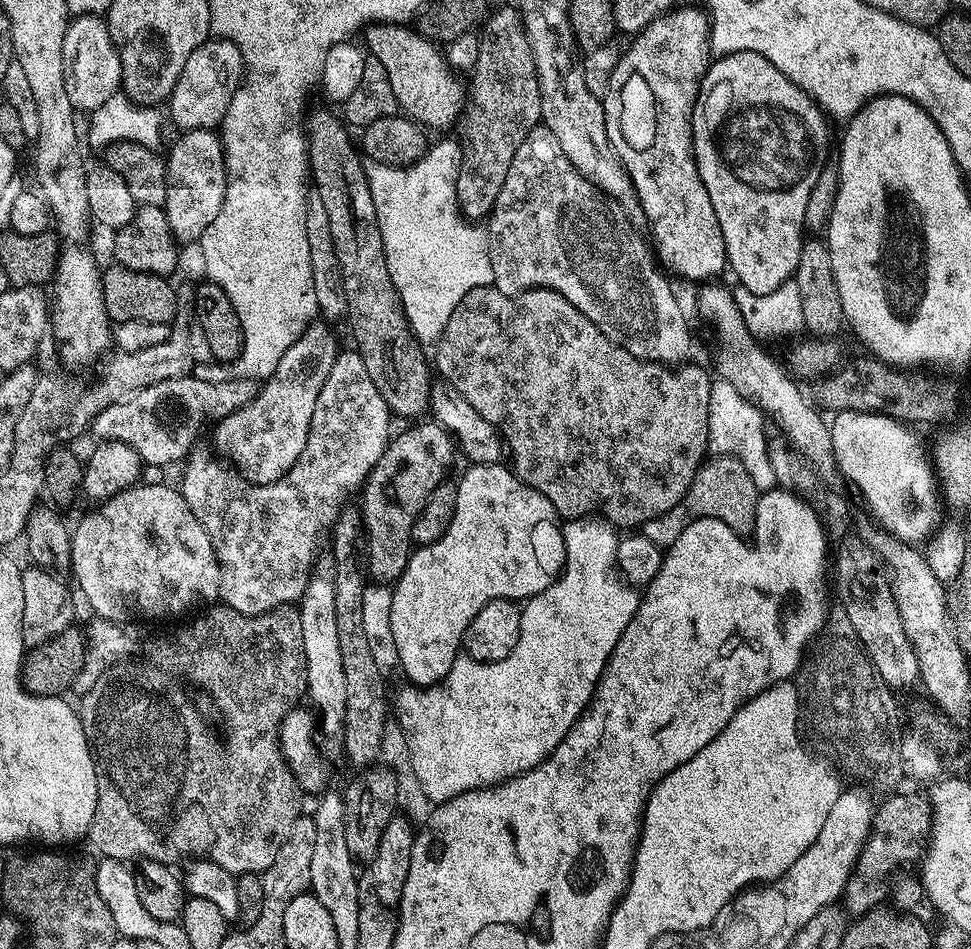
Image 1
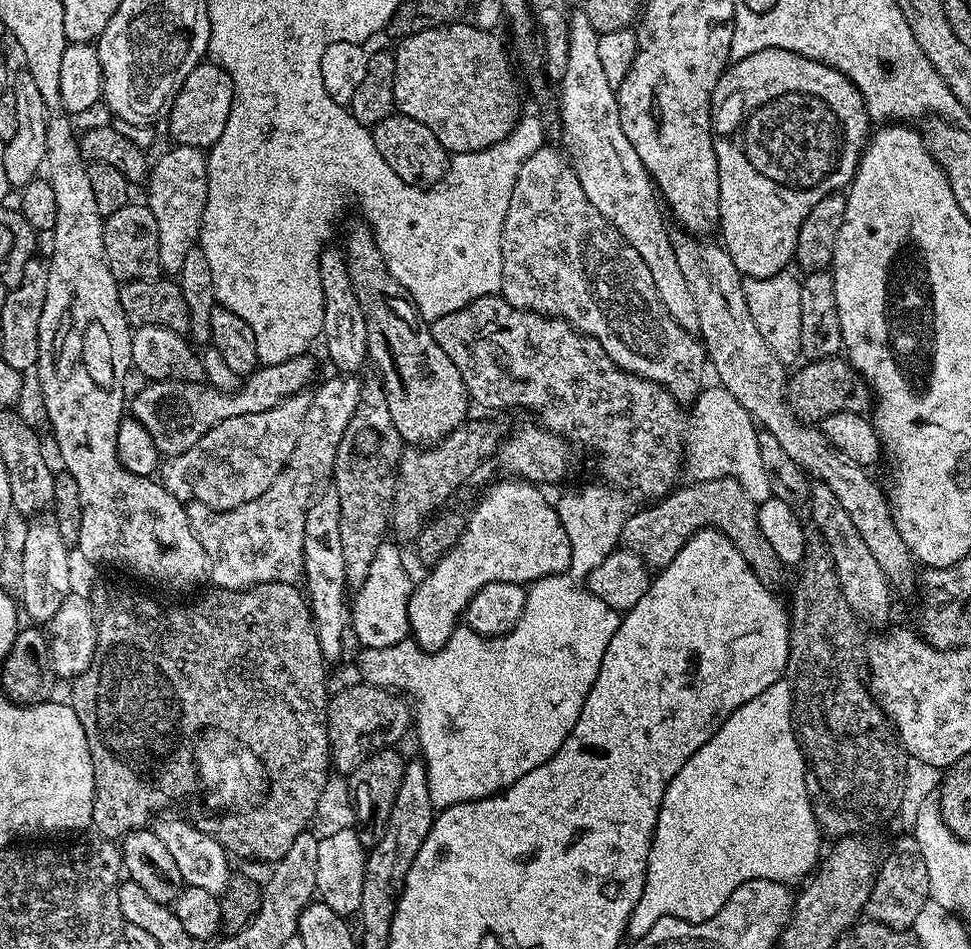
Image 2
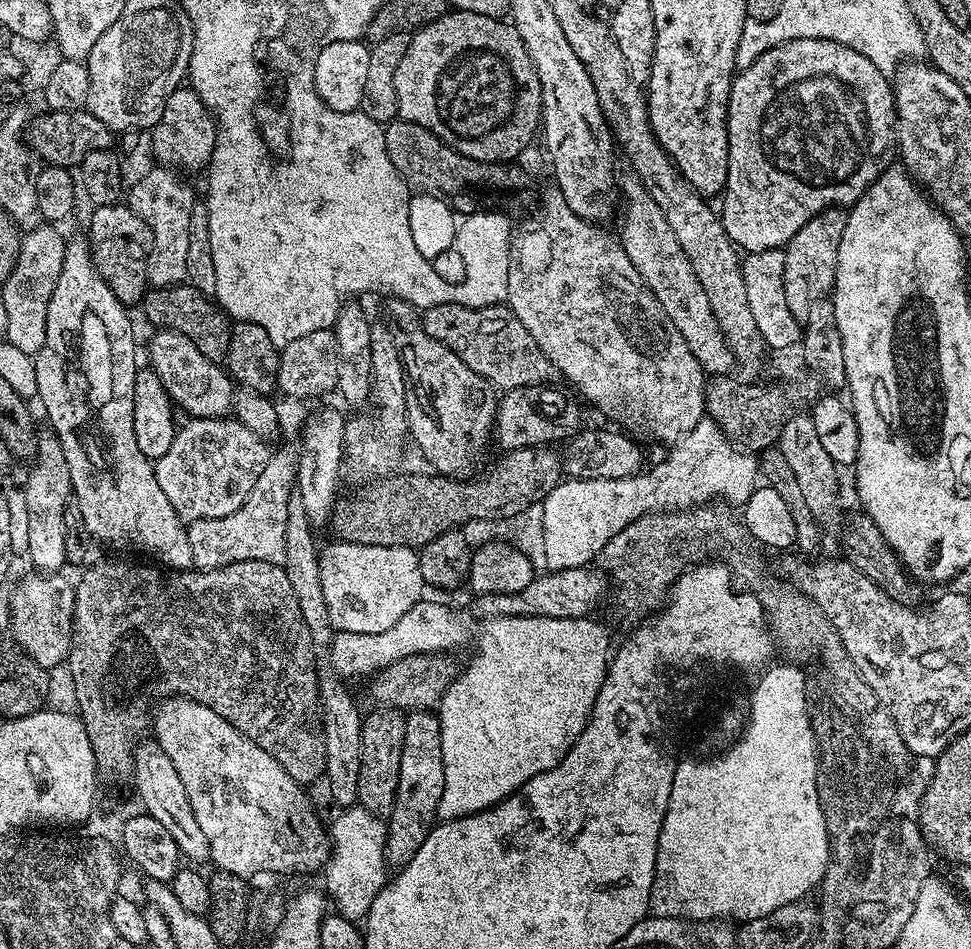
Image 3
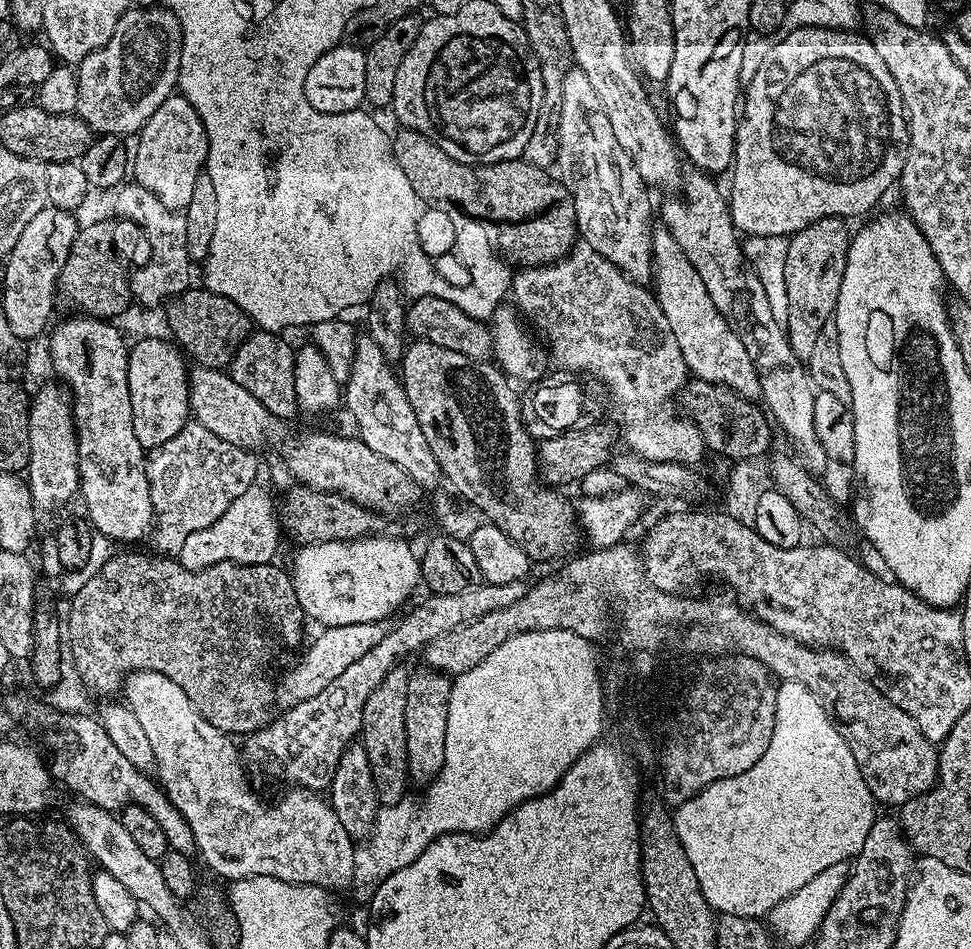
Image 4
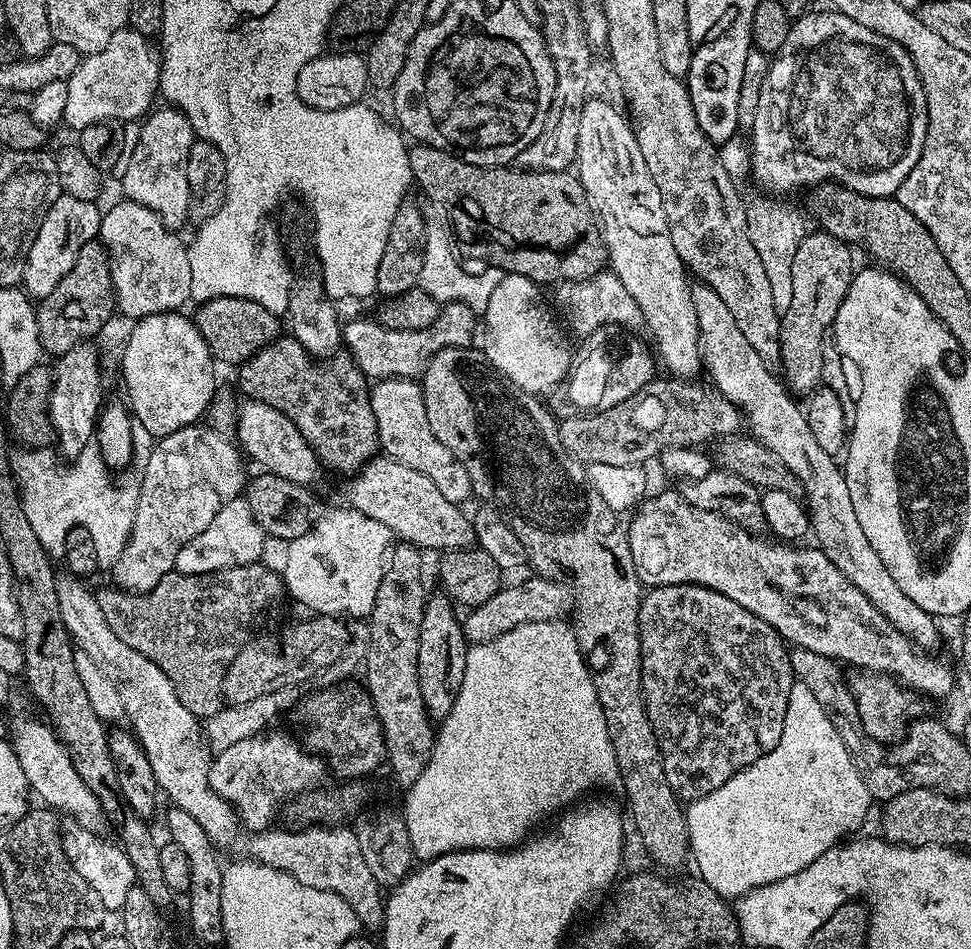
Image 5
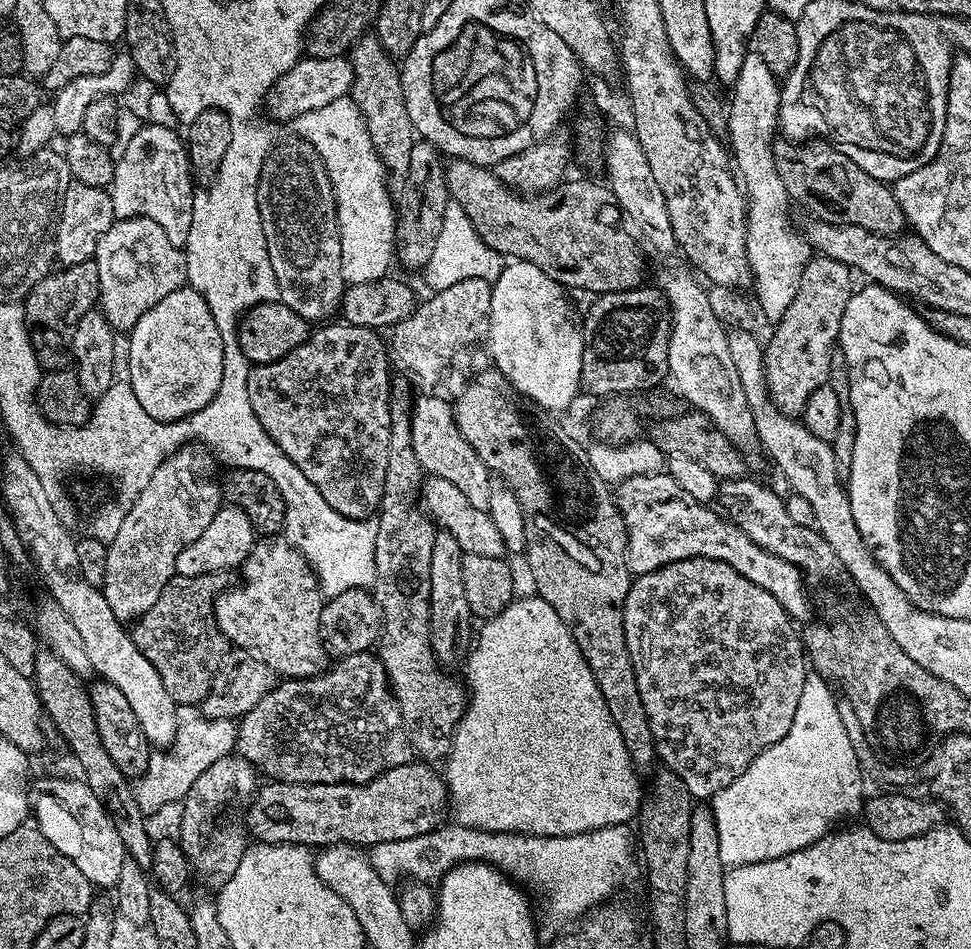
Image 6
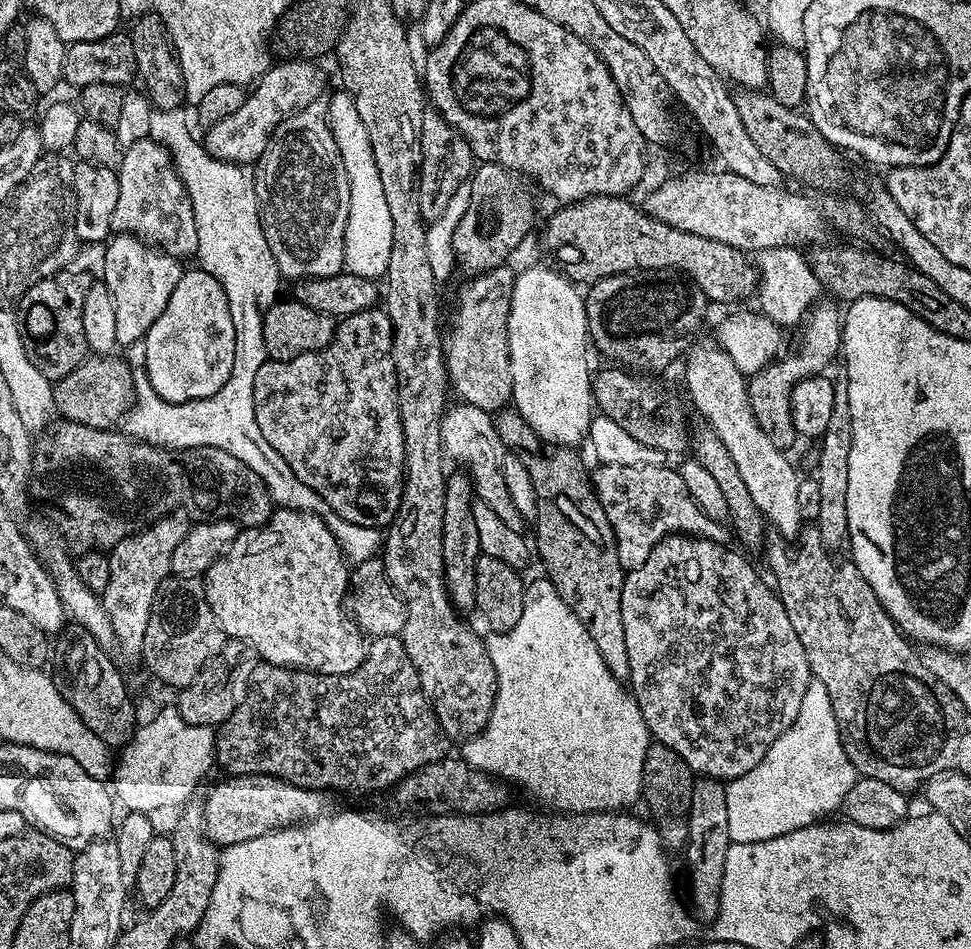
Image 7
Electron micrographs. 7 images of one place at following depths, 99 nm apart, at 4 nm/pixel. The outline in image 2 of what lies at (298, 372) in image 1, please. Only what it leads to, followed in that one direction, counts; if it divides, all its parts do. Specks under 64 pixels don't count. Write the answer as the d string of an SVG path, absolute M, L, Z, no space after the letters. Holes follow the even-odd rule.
M307 391L292 396L276 408L218 422L190 450L163 461L158 476L164 488L182 502L205 504L218 511L242 506L270 490L274 478L286 466L298 434L306 422L312 397Z

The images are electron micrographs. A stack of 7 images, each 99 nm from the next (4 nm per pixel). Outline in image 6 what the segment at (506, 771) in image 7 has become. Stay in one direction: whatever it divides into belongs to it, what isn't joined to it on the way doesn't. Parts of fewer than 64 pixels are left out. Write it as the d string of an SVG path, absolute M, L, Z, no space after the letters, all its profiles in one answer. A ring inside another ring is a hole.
M538 594L531 595L521 595L513 599L512 603L506 606L506 610L481 623L484 625L481 628L479 625L478 635L471 645L470 655L466 660L466 684L470 689L470 699L464 709L464 717L460 719L460 725L452 736L452 746L446 753L448 765L442 768L451 803L456 803L455 823L461 824L463 828L477 828L487 832L525 832L528 836L573 836L615 824L627 825L628 820L637 819L641 809L642 790L640 792L640 780L636 777L638 769L632 763L626 742L622 740L622 734L614 724L614 718L610 718L610 710L602 698L602 690L598 690L598 682L594 682L594 674L586 658L582 658L582 650L578 650L566 622L558 618L550 602L546 602ZM483 728L488 728L488 740L484 740Z

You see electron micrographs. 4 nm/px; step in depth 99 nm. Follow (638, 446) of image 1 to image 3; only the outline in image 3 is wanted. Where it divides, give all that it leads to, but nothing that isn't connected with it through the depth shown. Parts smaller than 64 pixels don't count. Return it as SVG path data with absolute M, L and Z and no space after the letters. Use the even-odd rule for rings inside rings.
M439 304L423 309L419 317L421 326L442 346L446 346L474 374L491 384L493 389L519 390L547 385L547 380L554 376L552 363L538 350L538 342L530 338L526 326L504 304L467 308L461 304Z

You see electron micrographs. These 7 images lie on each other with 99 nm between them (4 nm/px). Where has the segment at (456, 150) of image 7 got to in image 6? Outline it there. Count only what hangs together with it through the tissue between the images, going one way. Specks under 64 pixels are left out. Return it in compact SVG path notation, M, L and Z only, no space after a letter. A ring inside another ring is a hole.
M420 138L413 143L410 150L410 170L402 185L404 193L401 194L400 200L398 196L398 256L399 259L400 256L404 259L404 264L408 268L420 270L425 267L437 243L438 234L441 233L443 214L450 199L448 183L444 177L445 167L440 149L436 148L431 141Z

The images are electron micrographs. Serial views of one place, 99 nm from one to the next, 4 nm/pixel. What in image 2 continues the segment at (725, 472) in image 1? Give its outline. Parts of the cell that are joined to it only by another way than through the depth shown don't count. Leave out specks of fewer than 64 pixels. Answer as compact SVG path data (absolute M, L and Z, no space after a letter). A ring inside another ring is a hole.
M714 478L713 480L698 480L685 483L657 499L649 508L641 512L633 511L624 521L623 547L638 553L646 562L652 562L655 556L671 558L682 550L685 542L702 528L716 528L746 558L748 565L761 582L769 586L783 578L786 565L774 554L774 546L770 546L770 538L762 534L760 525L760 510L757 504L746 494L746 490L734 478Z

